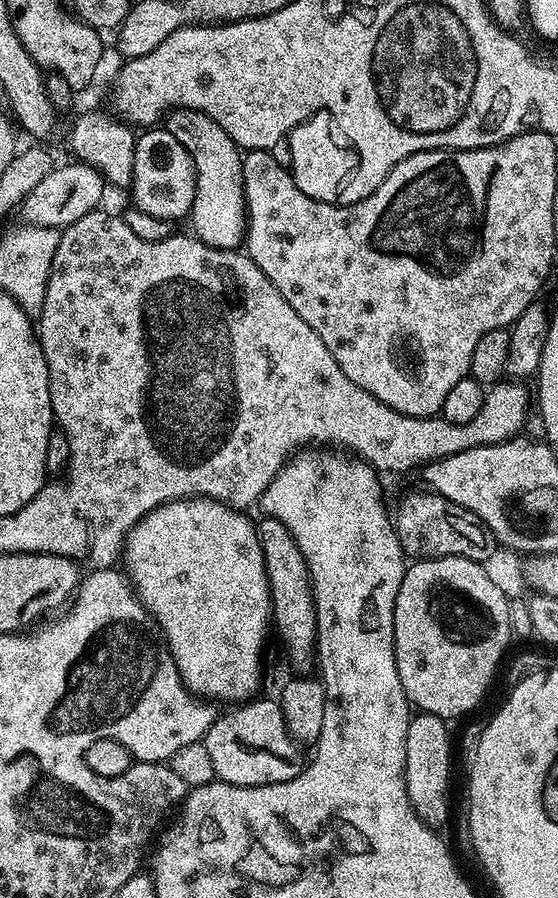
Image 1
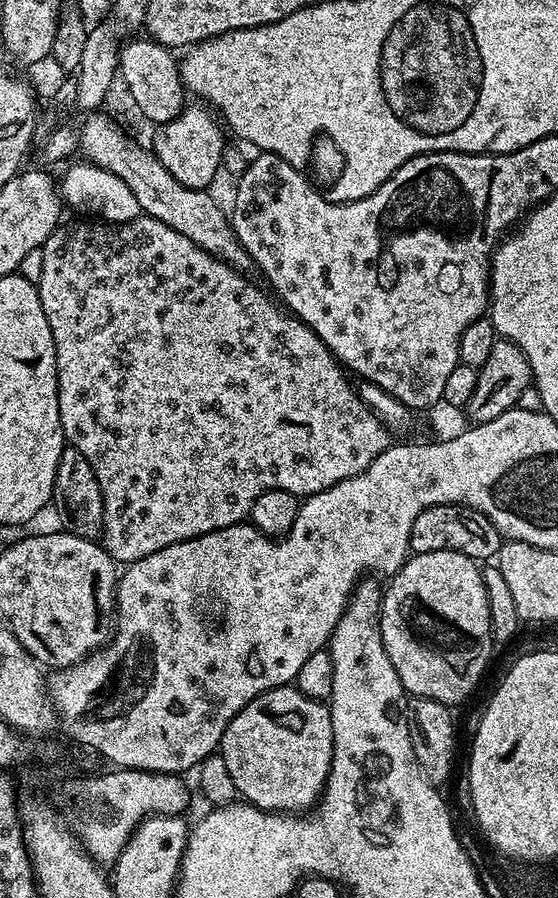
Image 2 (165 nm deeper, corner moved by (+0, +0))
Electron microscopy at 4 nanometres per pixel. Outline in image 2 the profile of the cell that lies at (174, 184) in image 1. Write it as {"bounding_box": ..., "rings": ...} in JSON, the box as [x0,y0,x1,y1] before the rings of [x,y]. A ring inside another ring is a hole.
{"bounding_box":[150,102,225,189],"rings":[[[200,102],[192,103],[185,106],[170,122],[155,125],[156,133],[151,140],[150,150],[158,162],[162,162],[162,166],[166,166],[166,170],[170,170],[170,174],[182,182],[182,186],[207,189],[208,183],[220,172],[225,129],[211,107]]]}

